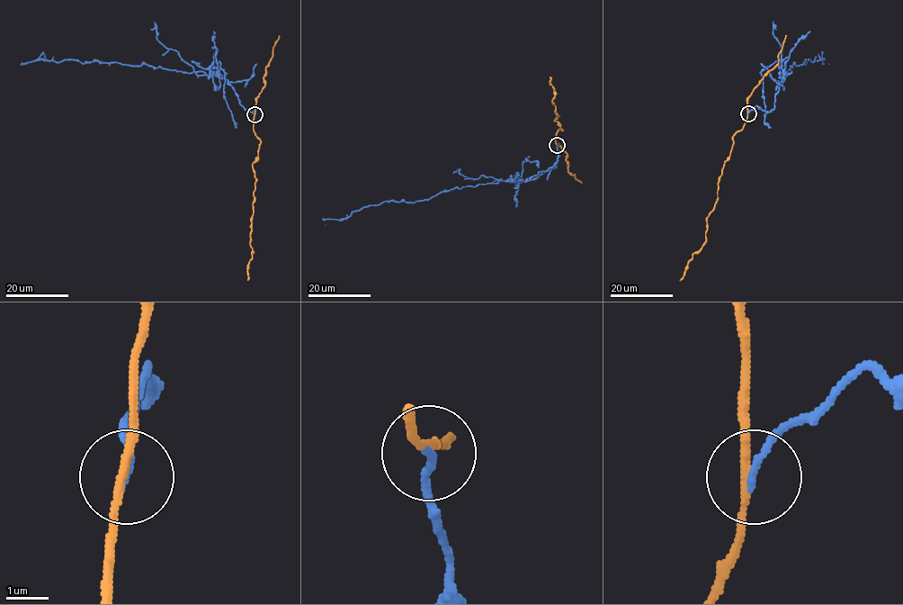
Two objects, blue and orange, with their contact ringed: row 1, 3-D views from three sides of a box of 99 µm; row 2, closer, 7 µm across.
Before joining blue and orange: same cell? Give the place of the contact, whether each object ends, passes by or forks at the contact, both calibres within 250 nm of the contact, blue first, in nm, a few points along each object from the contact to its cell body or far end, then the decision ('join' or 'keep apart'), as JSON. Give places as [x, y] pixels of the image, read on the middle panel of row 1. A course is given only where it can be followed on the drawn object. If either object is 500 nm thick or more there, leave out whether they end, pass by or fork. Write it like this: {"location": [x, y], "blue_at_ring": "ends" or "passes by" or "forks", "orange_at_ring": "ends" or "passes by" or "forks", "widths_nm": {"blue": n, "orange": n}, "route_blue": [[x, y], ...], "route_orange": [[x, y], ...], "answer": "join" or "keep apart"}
{"location": [557, 145], "blue_at_ring": "ends", "orange_at_ring": "passes by", "widths_nm": {"blue": 170, "orange": 200}, "route_blue": [[557, 144], [557, 161], [527, 181], [455, 187], [413, 203], [383, 202], [344, 219], [325, 220], [325, 225]], "route_orange": [[557, 144], [556, 134], [562, 130], [555, 120], [558, 116], [550, 77]], "answer": "keep apart"}

